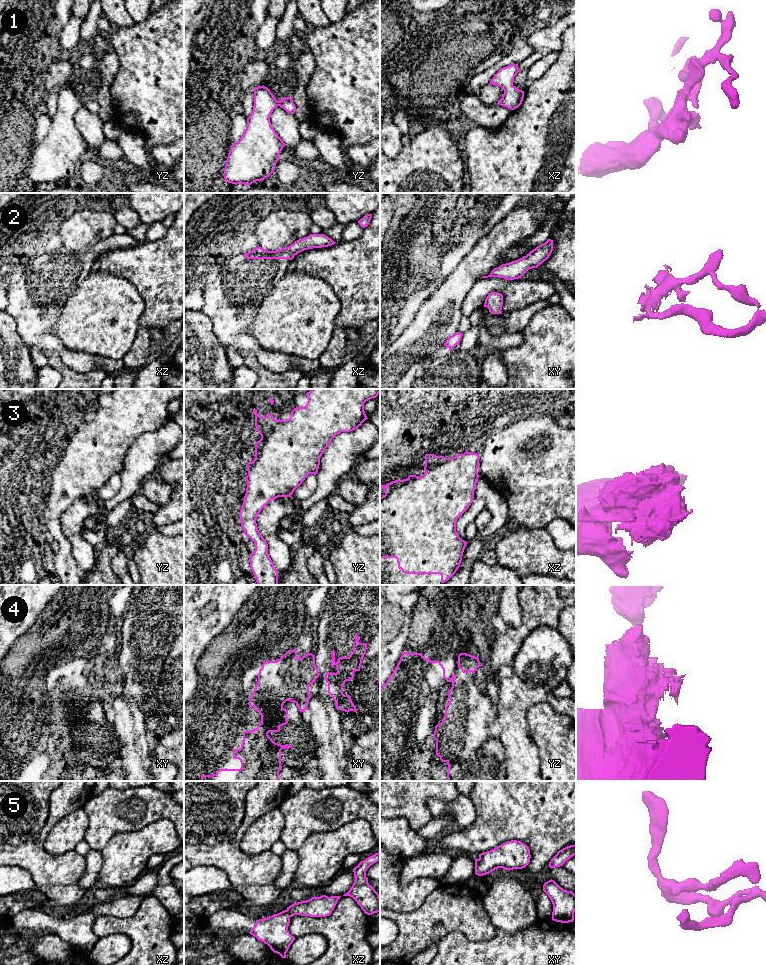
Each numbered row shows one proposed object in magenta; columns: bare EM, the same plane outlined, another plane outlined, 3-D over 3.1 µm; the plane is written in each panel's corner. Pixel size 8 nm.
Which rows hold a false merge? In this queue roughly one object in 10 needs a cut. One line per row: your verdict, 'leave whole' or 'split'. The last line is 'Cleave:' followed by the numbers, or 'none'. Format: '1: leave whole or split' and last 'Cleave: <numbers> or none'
1: leave whole
2: leave whole
3: leave whole
4: split
5: leave whole
Cleave: 4

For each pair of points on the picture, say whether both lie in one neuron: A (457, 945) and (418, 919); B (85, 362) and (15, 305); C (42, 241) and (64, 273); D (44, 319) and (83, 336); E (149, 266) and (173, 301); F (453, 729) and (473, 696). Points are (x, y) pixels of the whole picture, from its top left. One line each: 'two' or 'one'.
A: two
B: one
C: one
D: two
E: one
F: one

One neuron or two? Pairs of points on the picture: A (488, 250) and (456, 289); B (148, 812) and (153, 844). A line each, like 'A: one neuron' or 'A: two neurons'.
A: one neuron
B: two neurons

